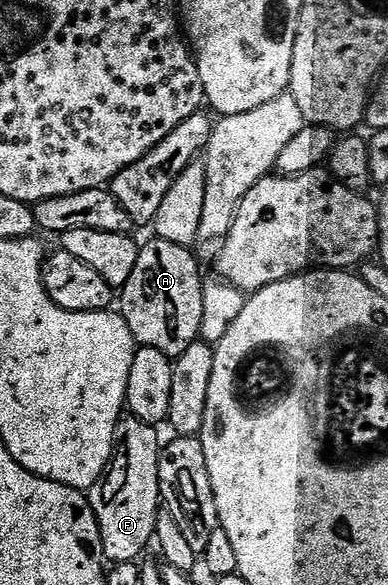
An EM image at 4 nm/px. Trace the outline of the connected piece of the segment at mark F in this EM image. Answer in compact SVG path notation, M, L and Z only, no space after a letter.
M124 415L115 428L115 452L99 484L89 491L89 500L99 524L103 556L108 562L138 562L147 544L155 541L155 524L159 518L160 430L141 419Z

